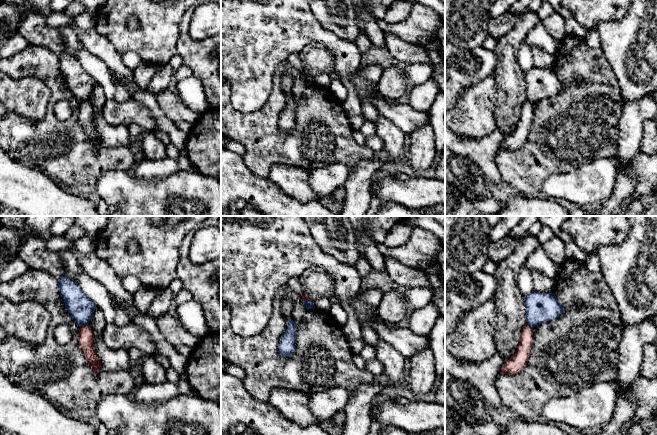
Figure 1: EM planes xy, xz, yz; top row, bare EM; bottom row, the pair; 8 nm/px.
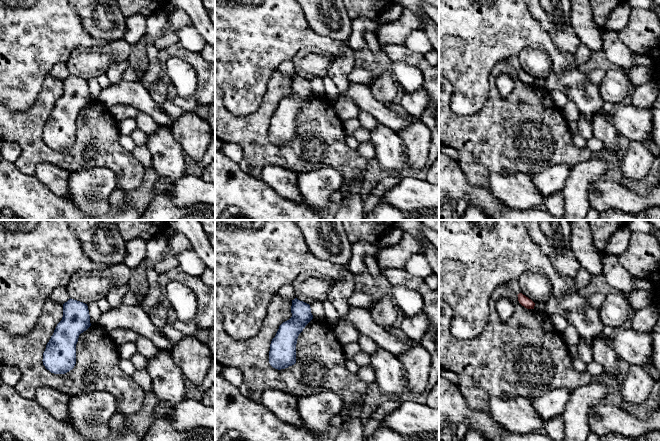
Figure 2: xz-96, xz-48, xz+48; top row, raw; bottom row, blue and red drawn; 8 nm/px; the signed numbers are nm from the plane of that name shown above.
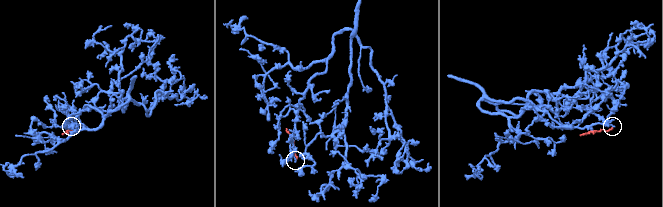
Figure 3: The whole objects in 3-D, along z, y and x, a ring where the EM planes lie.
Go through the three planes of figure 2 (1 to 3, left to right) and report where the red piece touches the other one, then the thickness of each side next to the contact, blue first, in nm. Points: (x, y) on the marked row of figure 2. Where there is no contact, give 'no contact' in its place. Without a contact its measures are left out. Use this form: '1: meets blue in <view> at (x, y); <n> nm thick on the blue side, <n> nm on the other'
1: no contact
2: no contact
3: no contact

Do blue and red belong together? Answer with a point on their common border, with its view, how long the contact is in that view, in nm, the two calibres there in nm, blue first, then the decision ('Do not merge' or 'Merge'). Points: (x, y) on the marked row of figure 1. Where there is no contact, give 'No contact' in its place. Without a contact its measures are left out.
Touches blue at xy (83, 325). Shared border 70 nm. Thickness 200 nm (blue) against 130 nm. Do not merge

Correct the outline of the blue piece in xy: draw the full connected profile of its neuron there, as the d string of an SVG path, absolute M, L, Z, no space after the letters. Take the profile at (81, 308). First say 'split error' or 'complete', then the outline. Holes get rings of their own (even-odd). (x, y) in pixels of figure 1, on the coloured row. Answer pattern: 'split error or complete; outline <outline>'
complete; outline M67 277L58 280L60 295L65 302L65 308L79 326L89 324L97 308L95 303L81 290L78 283Z

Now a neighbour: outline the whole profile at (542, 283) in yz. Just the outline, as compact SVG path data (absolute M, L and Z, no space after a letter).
M532 272L532 282L534 290L540 293L554 293L556 288L555 280L540 272Z

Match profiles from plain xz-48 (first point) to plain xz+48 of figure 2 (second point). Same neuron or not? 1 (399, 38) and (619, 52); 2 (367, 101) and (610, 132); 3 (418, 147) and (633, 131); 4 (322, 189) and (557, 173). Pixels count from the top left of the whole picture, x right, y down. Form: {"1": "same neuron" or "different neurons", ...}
{"1": "different neurons", "2": "different neurons", "3": "different neurons", "4": "same neuron"}

